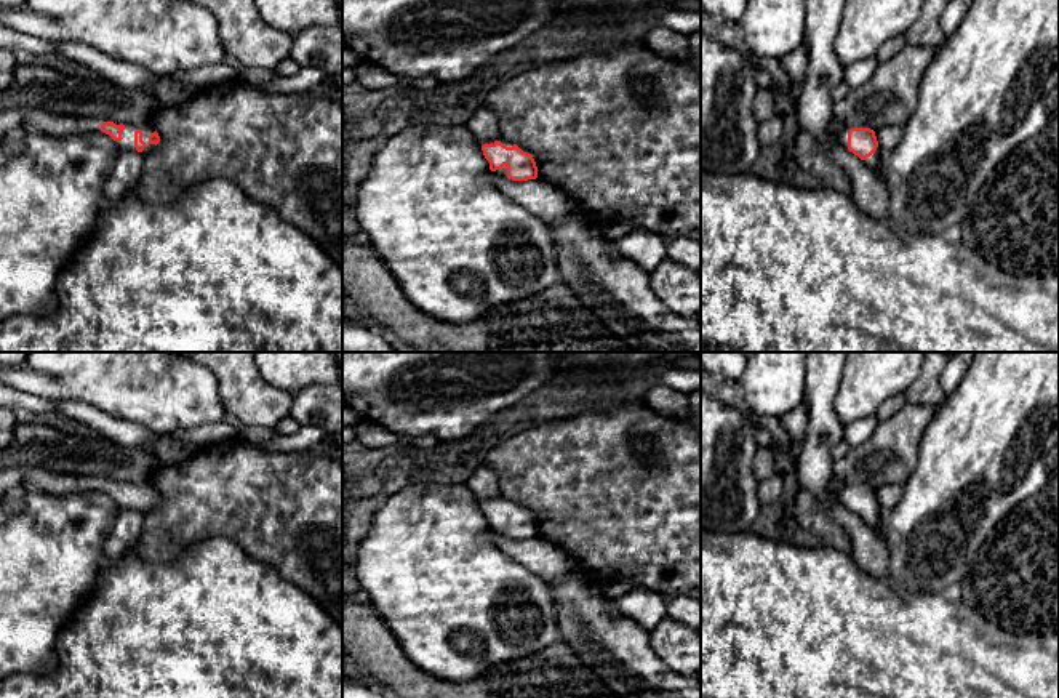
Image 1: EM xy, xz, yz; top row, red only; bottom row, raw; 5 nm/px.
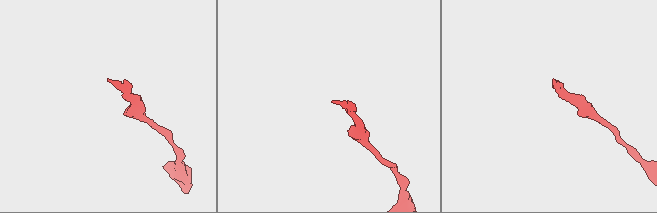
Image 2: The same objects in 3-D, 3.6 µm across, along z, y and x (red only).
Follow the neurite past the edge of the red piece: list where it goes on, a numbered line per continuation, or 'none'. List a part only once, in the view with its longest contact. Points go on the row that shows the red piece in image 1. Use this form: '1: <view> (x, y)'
1: xy (127, 143)

